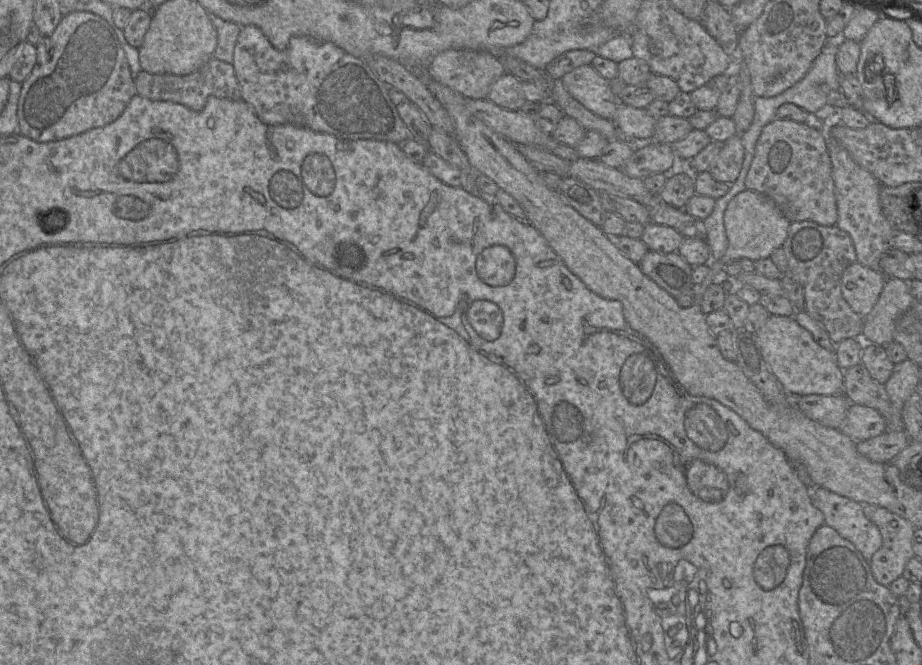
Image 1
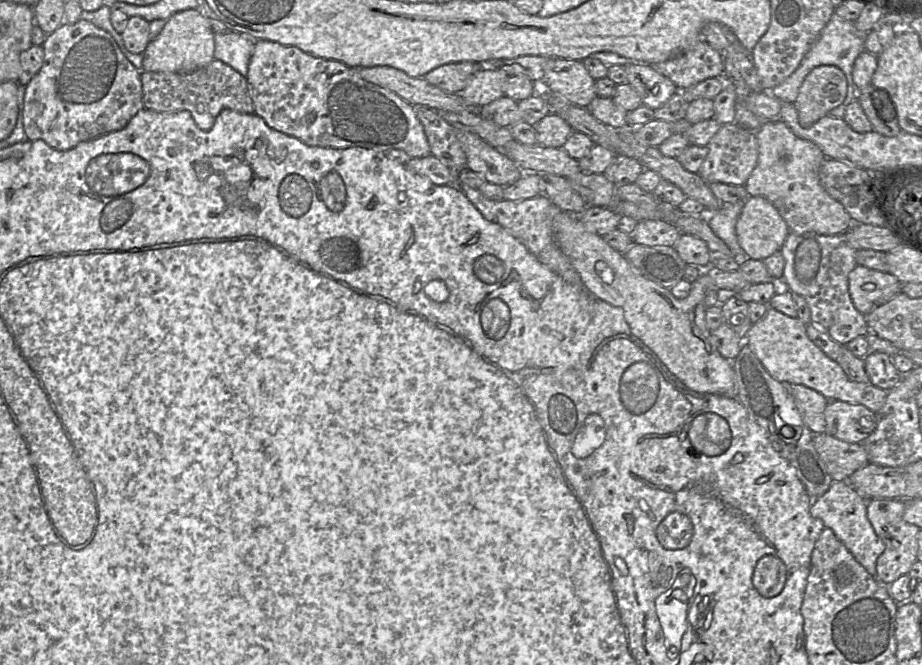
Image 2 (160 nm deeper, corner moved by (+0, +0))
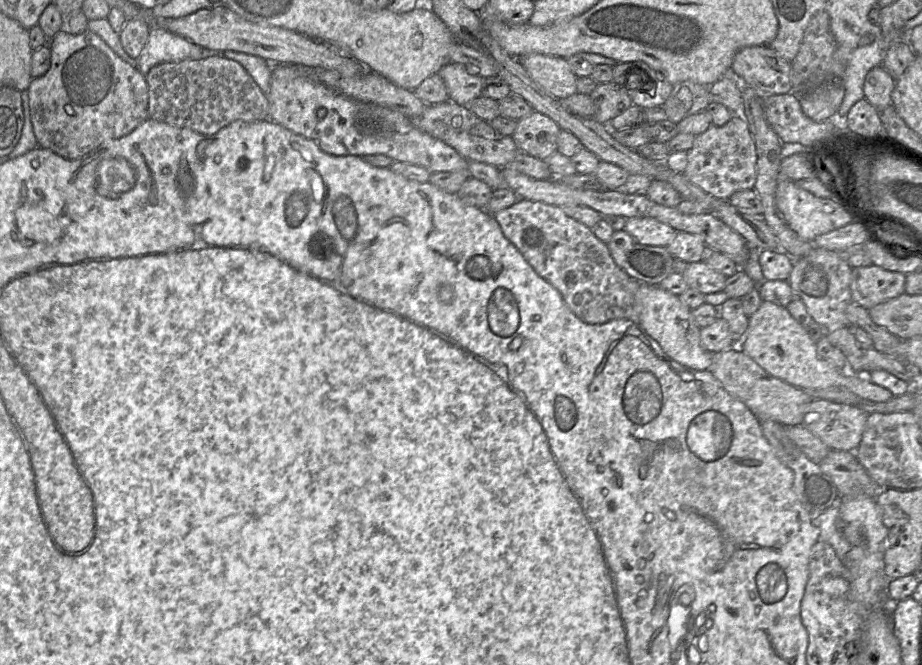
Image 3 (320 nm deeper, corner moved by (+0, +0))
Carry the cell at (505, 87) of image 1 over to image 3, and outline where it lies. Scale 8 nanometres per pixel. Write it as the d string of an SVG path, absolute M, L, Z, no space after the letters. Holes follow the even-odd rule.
M448 63L438 74L447 88L449 100L458 105L466 106L482 95L486 78L470 74L463 64Z

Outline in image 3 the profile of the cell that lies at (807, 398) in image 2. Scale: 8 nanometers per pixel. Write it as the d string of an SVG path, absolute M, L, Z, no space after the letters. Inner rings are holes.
M738 346L712 353L708 369L733 397L743 402L759 421L771 420L784 426L802 426L805 409L814 400L807 391L767 373Z

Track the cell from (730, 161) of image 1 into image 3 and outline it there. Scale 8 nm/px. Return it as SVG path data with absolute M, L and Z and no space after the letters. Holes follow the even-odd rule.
M733 115L725 125L711 125L705 132L695 136L683 172L687 179L705 192L724 200L738 190L754 188L757 153L749 126L742 115Z

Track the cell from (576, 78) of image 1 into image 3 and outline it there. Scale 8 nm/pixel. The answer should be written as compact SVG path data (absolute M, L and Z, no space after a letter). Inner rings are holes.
M532 53L518 58L531 79L545 92L556 99L564 99L577 93L577 76L572 72L567 59L545 54Z

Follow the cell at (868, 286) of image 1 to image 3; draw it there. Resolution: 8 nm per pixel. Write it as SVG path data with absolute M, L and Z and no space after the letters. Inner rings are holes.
M874 264L852 268L852 300L866 309L905 293L906 274L883 269Z

